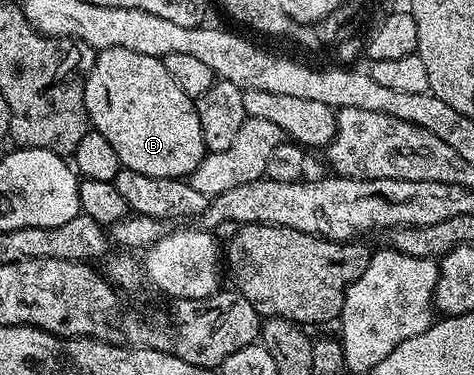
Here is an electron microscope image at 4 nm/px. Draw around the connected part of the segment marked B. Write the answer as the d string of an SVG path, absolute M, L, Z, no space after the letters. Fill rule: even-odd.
M129 48L98 51L93 68L85 80L85 108L90 129L109 140L113 152L117 152L120 167L141 172L141 176L186 179L199 167L204 154L208 153L201 136L201 120L197 116L195 99L181 92L161 58L141 56L141 52L129 52Z

